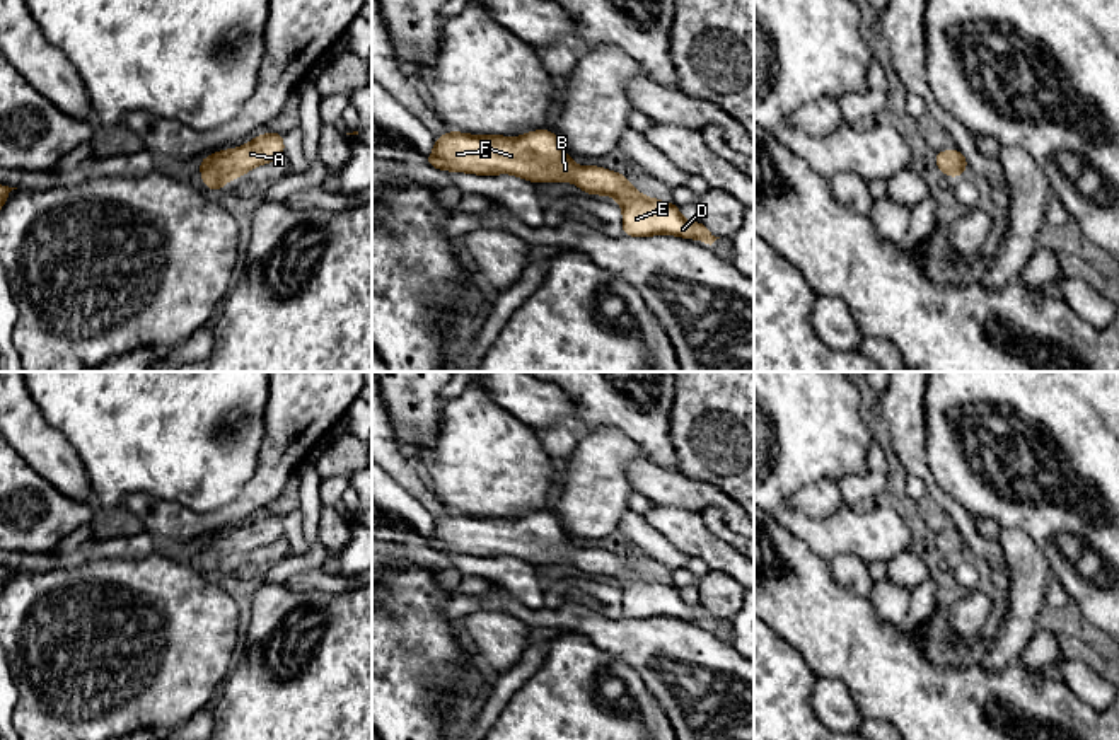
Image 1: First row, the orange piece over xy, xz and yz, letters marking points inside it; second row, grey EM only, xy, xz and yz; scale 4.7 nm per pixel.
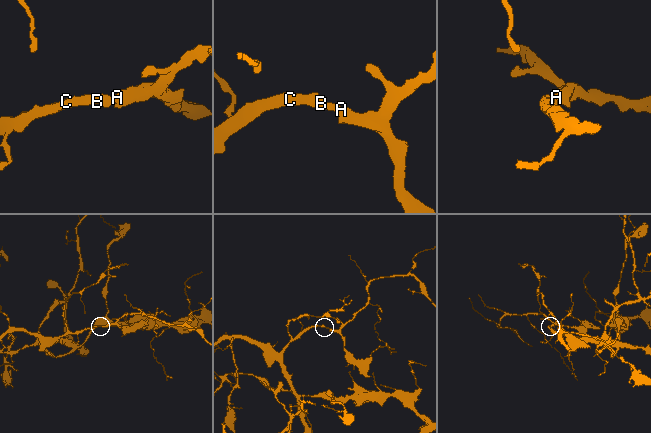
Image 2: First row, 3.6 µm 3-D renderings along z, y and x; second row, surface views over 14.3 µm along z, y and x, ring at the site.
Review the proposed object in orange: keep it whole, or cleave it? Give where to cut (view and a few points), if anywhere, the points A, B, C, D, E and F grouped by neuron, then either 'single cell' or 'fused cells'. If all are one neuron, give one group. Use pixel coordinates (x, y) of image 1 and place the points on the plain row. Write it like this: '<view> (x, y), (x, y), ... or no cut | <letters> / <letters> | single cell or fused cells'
no cut | A B C D E F | single cell

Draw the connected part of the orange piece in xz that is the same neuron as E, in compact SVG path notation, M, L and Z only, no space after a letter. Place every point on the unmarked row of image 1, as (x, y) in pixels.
M452 512L447 517L435 520L433 535L425 539L425 546L430 546L440 552L469 554L478 558L513 556L531 564L570 563L587 576L609 576L623 590L621 616L628 619L679 617L691 622L699 621L710 627L720 621L715 619L701 602L694 607L684 602L679 588L674 585L646 580L638 575L629 566L626 558L597 547L577 547L560 527L556 515L549 512L537 512L515 520L507 520L502 517L464 517Z

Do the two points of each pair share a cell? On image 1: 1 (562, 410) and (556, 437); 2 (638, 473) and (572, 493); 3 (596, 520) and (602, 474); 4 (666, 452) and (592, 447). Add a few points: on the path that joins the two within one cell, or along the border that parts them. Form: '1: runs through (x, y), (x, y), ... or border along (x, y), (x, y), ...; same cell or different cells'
1: border along (534, 427), (568, 423), (579, 430); different cells
2: border along (647, 457), (626, 466), (635, 491); different cells
3: runs through (596, 508), (596, 486); same cell
4: border along (608, 428), (618, 428), (626, 433), (649, 457); different cells

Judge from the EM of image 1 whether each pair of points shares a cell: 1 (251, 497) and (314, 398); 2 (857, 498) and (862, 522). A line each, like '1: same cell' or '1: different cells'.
1: same cell
2: different cells

